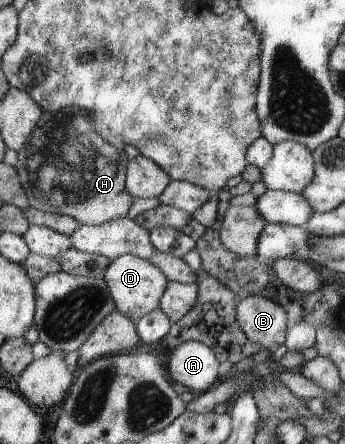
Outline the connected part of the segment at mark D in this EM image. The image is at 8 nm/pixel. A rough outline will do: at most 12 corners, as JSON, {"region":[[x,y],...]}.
{"region":[[149,260],[110,261],[103,279],[136,324],[158,309],[169,279]]}

